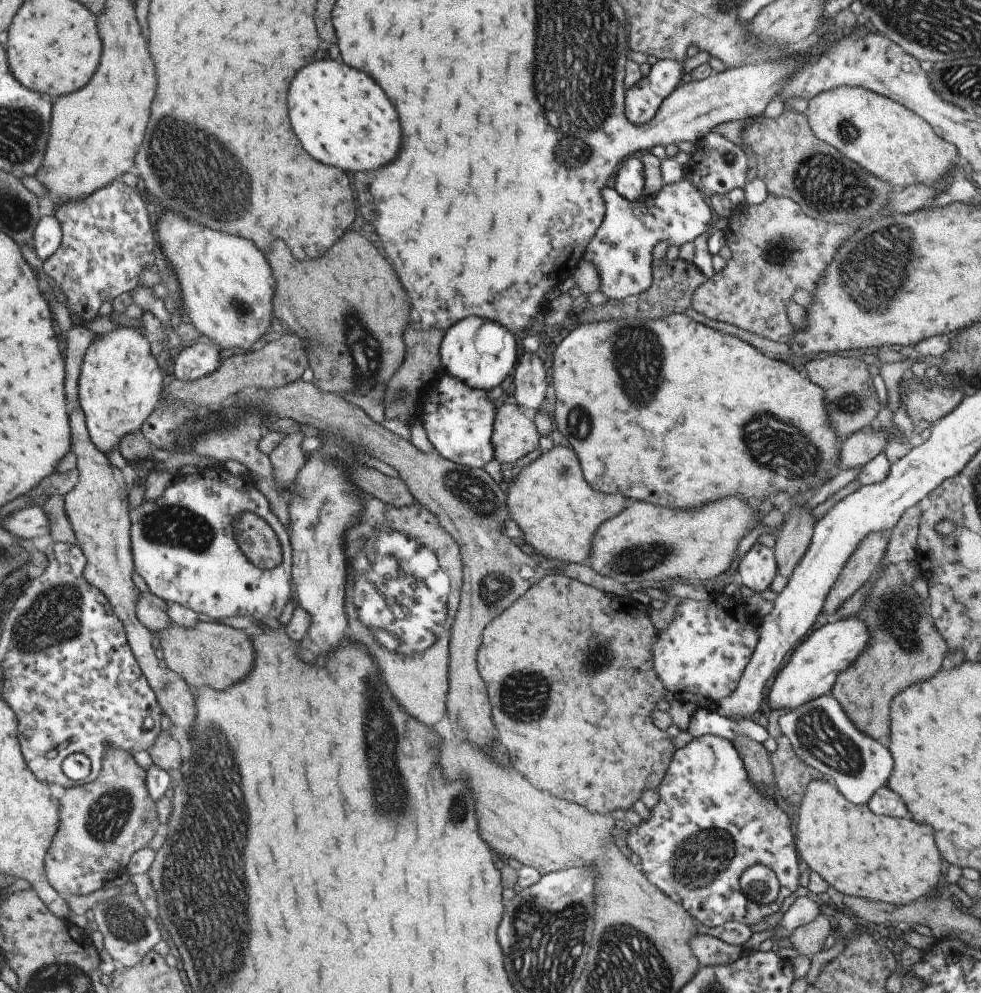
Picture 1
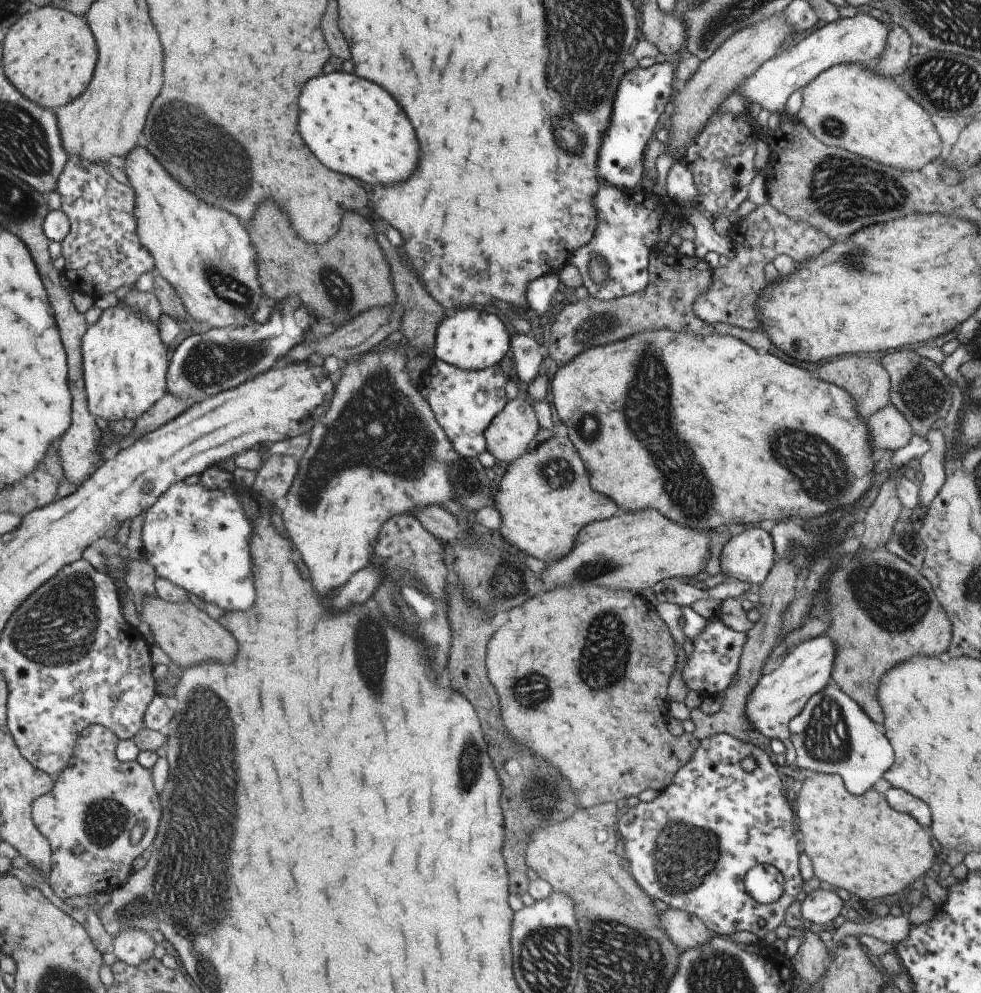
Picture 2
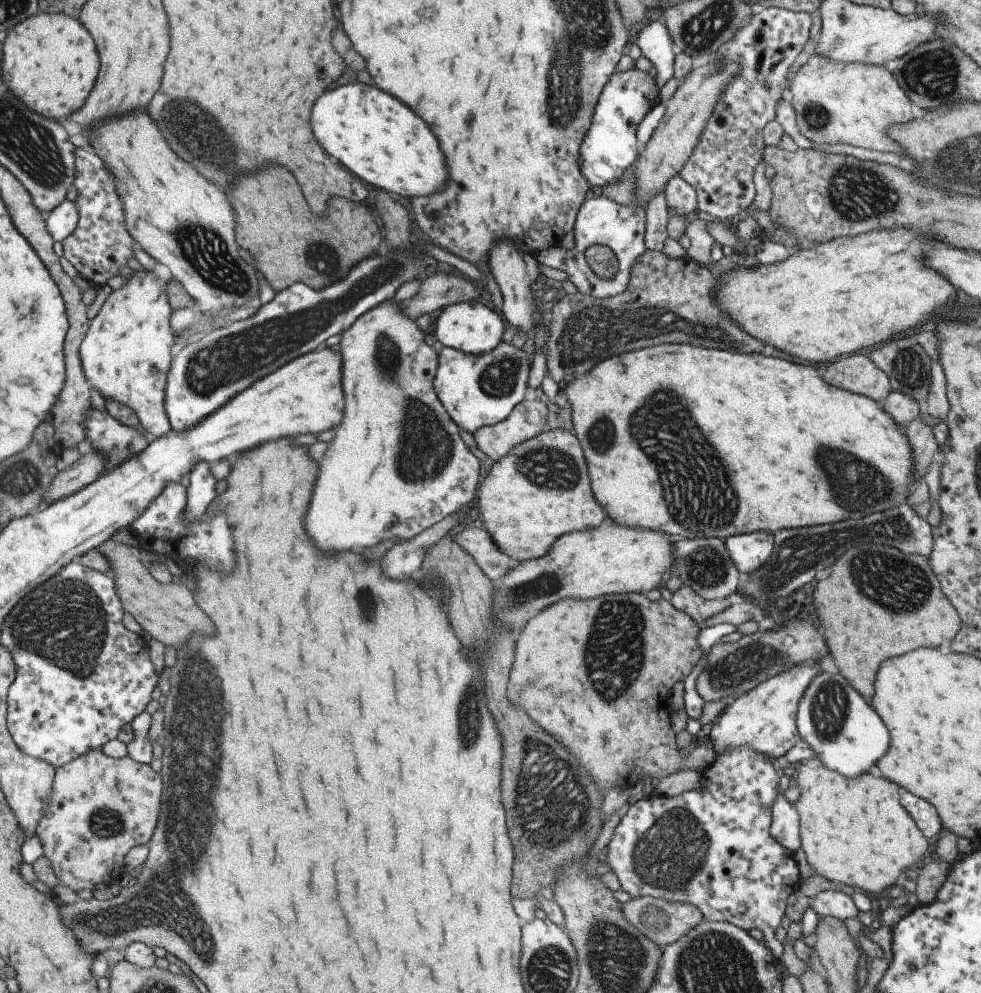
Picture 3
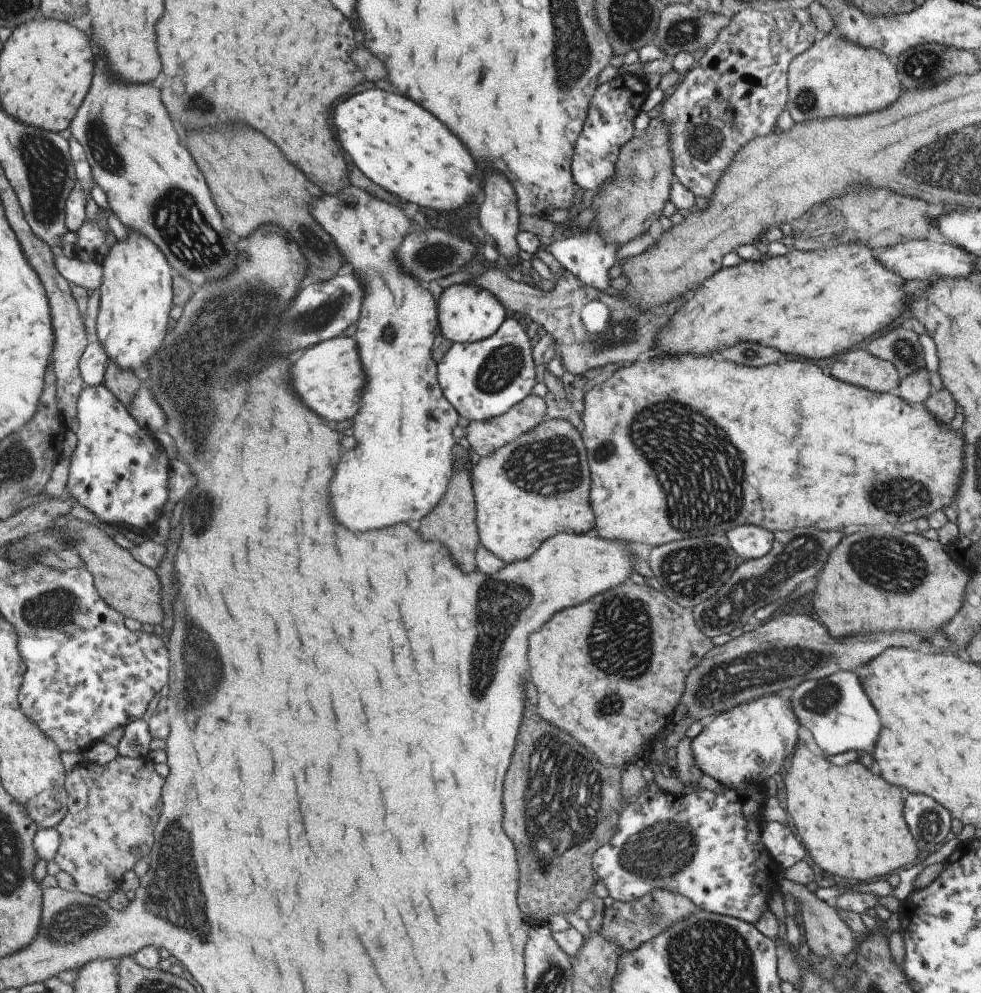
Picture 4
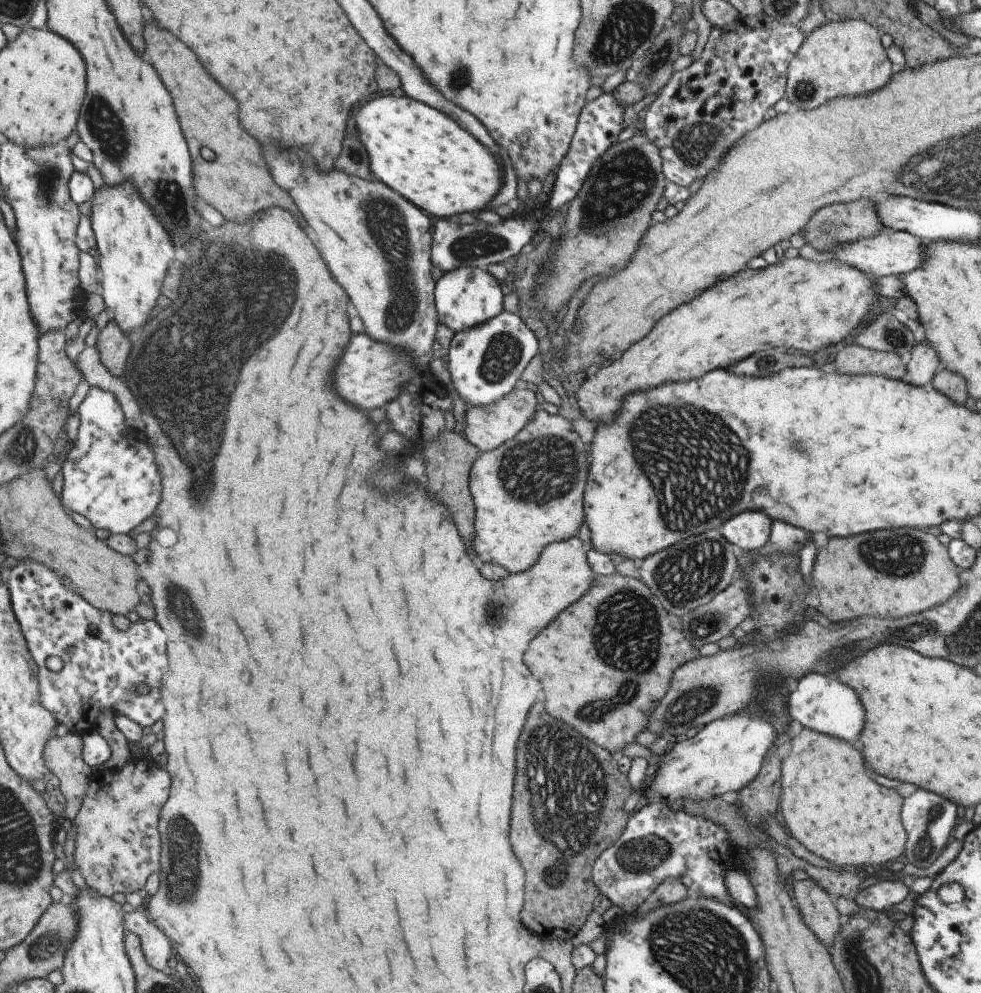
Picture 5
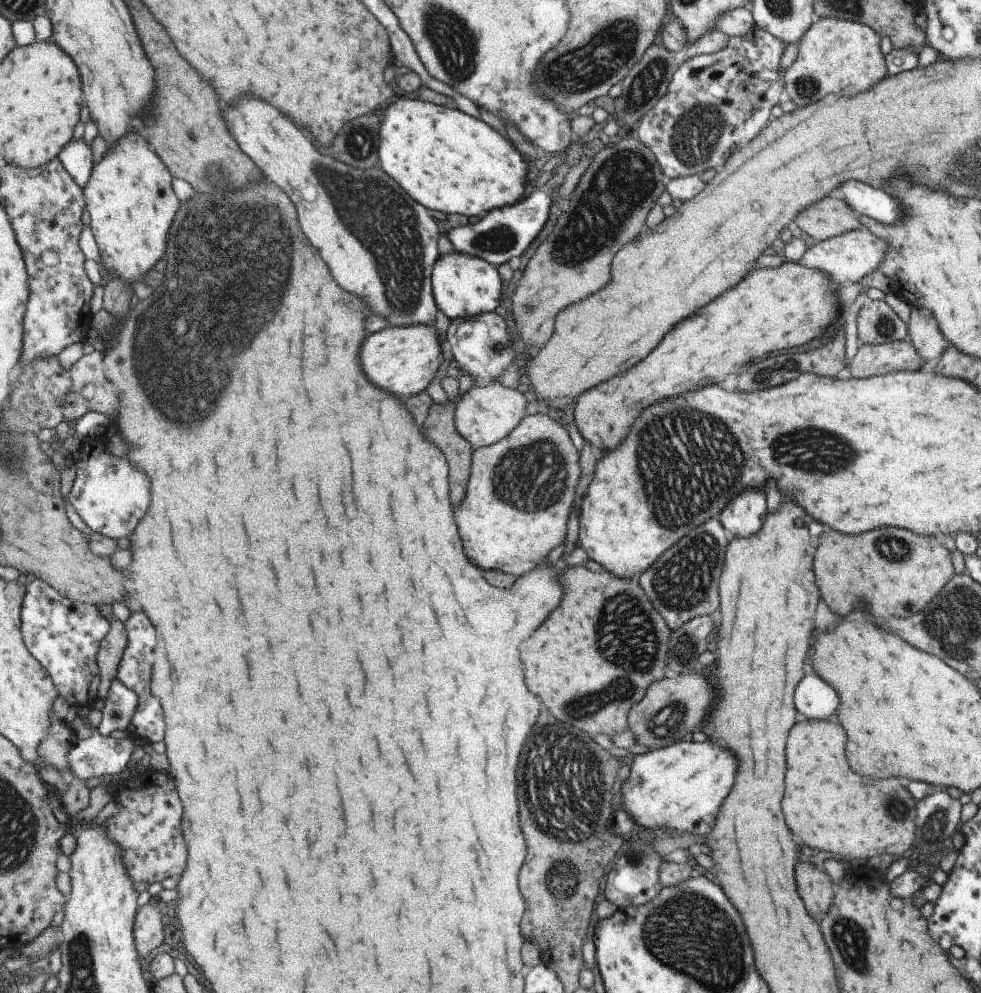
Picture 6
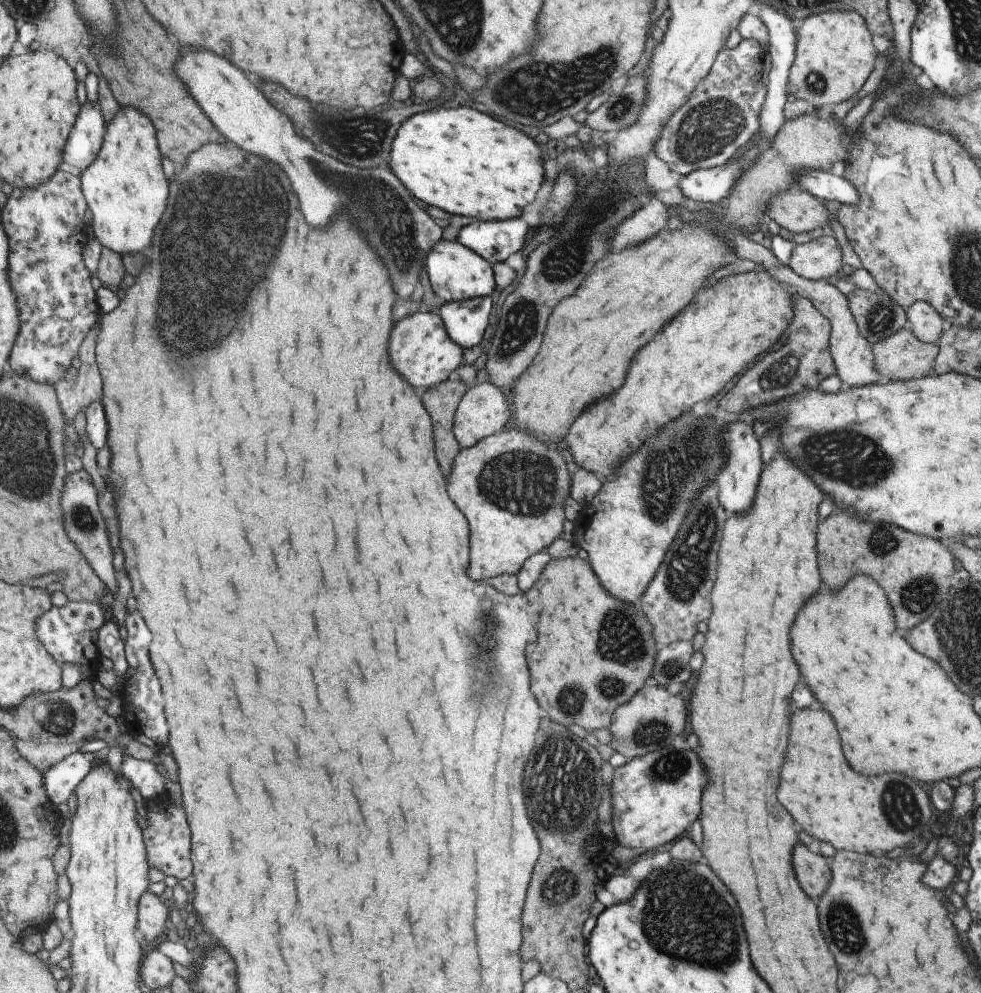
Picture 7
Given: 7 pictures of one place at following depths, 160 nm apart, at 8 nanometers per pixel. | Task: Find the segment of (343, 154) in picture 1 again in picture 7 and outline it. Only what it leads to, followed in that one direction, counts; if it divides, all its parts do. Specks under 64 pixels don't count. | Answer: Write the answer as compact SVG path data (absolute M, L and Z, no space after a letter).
M459 102L450 104L446 108L433 108L427 111L419 112L407 118L405 122L399 126L399 132L397 132L397 138L393 142L393 154L391 154L391 166L393 166L393 172L401 178L401 182L405 182L405 186L409 186L409 190L413 190L413 194L417 198L423 200L423 205L436 206L441 210L447 212L447 214L459 216L465 216L465 218L472 218L478 221L502 221L512 218L517 218L521 214L521 210L533 202L535 198L535 192L539 190L541 181L543 179L543 160L541 152L539 151L539 144L535 144L533 140L540 140L535 138L534 135L527 132L518 126L512 126L506 122L499 122L499 120L493 120L489 118L489 115L485 114L482 110L474 105L465 106Z

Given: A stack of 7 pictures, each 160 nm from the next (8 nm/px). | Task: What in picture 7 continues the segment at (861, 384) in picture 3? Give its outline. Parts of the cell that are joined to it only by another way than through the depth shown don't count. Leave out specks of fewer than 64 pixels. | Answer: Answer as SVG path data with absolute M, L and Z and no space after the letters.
M908 327L870 345L870 349L882 382L925 377L938 353L937 343L920 341Z

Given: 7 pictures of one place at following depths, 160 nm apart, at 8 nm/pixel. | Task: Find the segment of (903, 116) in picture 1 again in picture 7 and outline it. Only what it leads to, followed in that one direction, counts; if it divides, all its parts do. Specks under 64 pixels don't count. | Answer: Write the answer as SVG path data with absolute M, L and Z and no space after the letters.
M834 9L805 18L796 24L794 58L788 70L795 98L805 101L809 109L851 98L873 70L876 53L863 18L852 9Z

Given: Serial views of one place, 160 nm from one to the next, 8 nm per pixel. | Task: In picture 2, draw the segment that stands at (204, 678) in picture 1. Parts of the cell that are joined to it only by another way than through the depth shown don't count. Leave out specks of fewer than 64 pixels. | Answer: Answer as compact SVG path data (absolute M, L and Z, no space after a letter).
M158 594L149 595L142 602L140 616L150 628L153 644L159 646L172 662L184 666L183 670L207 661L231 662L237 656L239 646L233 634L191 600L186 603L167 602Z

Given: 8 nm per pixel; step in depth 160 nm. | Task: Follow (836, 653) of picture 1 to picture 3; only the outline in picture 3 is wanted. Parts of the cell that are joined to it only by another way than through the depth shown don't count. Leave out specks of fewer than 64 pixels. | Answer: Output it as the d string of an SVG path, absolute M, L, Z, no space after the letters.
M819 661L809 666L796 665L730 700L712 721L709 730L708 740L711 741L714 756L727 749L747 747L750 751L764 755L771 764L776 765L778 758L783 757L800 739L795 724L797 705L812 678L820 672Z

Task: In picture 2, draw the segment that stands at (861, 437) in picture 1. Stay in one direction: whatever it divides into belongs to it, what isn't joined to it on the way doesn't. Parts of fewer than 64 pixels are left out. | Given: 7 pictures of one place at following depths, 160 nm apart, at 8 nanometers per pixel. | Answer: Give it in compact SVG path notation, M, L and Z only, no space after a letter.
M889 402L873 413L866 423L872 454L876 456L884 450L905 446L912 436L908 420Z

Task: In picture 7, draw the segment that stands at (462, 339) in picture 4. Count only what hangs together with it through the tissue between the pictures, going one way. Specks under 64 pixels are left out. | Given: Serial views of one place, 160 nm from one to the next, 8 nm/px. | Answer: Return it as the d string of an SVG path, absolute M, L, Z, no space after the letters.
M457 239L436 242L428 254L426 270L431 290L438 301L469 301L489 297L496 284L492 265L482 255L463 246Z

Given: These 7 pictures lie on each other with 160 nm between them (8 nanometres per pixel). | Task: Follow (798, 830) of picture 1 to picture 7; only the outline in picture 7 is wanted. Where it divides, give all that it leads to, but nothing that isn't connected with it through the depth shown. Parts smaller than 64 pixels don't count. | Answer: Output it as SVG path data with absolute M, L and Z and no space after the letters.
M795 710L789 716L789 734L787 734L787 754L781 766L781 792L777 786L777 800L793 816L793 820L813 838L829 842L833 849L841 848L856 854L863 852L887 852L899 846L905 846L921 832L923 826L931 822L931 810L927 792L901 774L883 774L883 776L861 776L855 774L839 748L839 736L833 720L823 710Z

